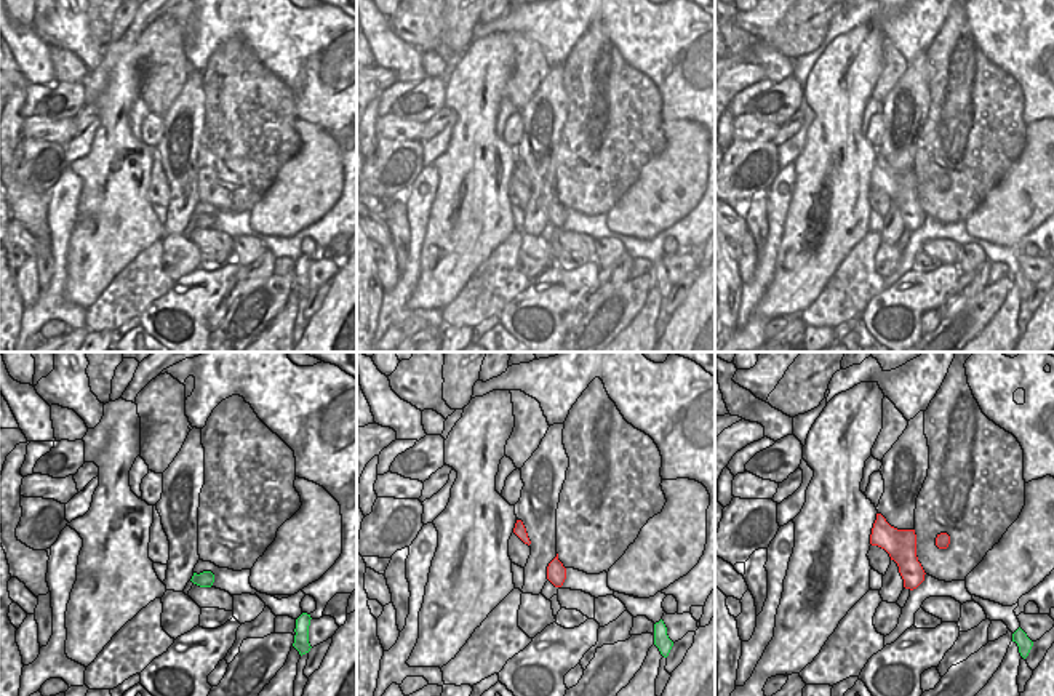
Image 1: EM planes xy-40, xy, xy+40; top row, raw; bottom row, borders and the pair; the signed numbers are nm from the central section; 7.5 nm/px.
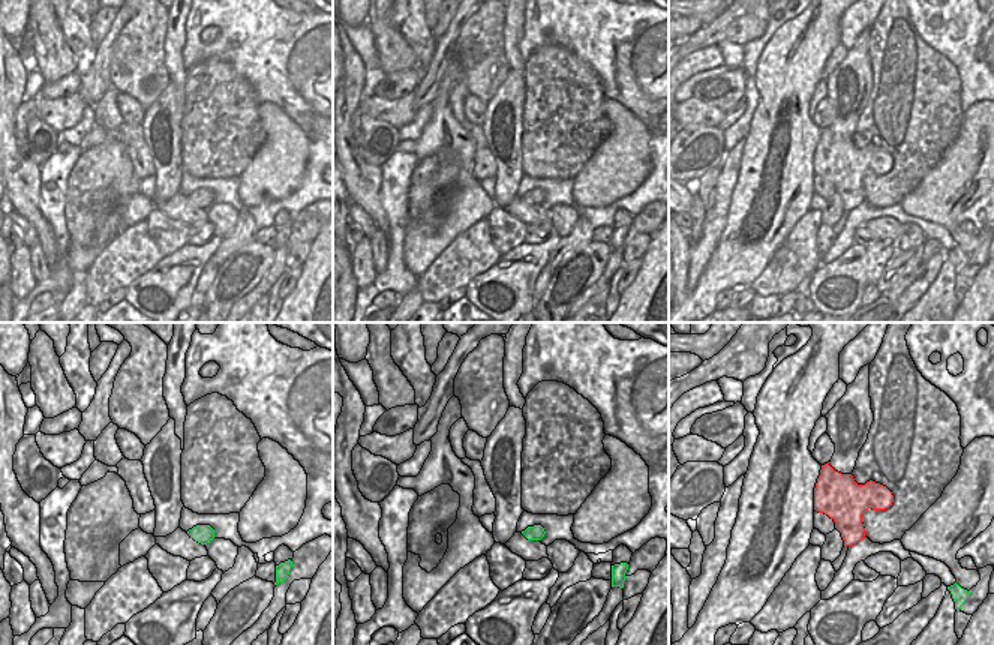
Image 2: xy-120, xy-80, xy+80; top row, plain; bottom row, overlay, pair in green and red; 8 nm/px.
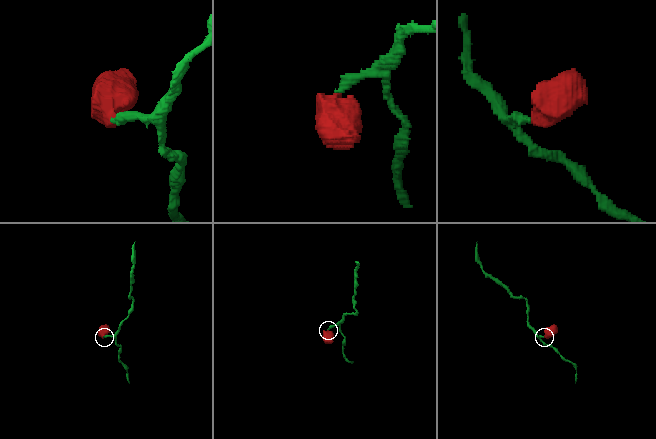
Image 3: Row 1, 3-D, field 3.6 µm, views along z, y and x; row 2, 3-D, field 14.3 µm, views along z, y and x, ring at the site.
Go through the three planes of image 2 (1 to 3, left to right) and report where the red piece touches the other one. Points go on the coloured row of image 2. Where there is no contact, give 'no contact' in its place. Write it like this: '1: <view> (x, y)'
1: no contact
2: no contact
3: no contact

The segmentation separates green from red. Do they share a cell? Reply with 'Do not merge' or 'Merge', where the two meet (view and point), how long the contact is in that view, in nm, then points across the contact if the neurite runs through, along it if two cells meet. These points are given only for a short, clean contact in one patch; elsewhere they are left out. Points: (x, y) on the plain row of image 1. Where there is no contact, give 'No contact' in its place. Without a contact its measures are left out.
Merge. No contact.

